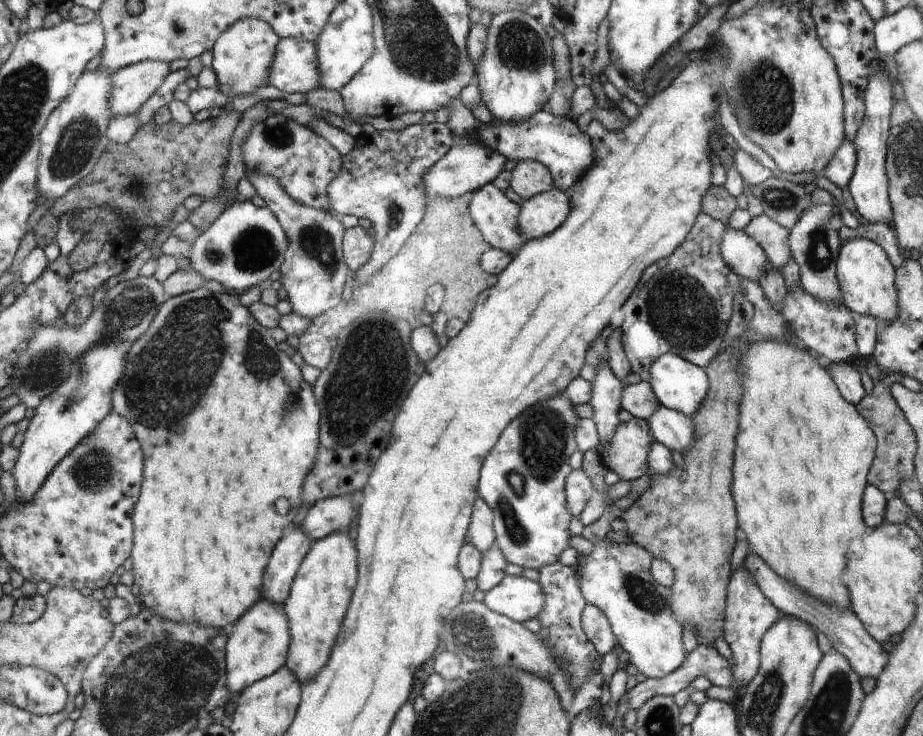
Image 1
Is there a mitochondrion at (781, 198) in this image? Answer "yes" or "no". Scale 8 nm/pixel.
yes

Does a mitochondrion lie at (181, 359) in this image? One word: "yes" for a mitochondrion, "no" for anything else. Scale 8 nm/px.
yes

